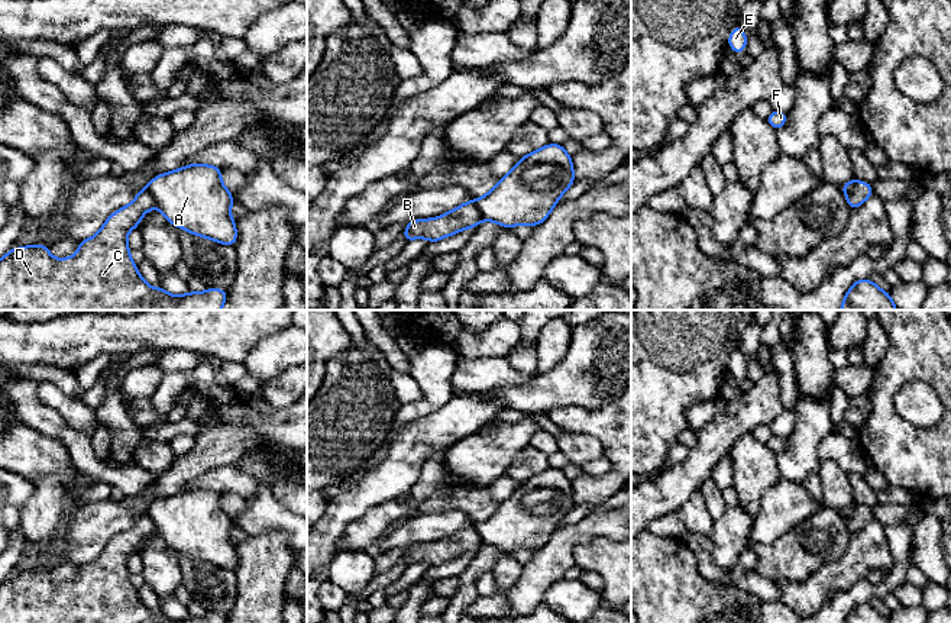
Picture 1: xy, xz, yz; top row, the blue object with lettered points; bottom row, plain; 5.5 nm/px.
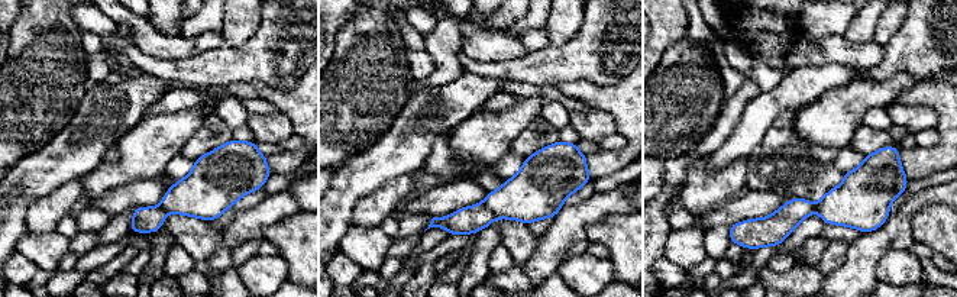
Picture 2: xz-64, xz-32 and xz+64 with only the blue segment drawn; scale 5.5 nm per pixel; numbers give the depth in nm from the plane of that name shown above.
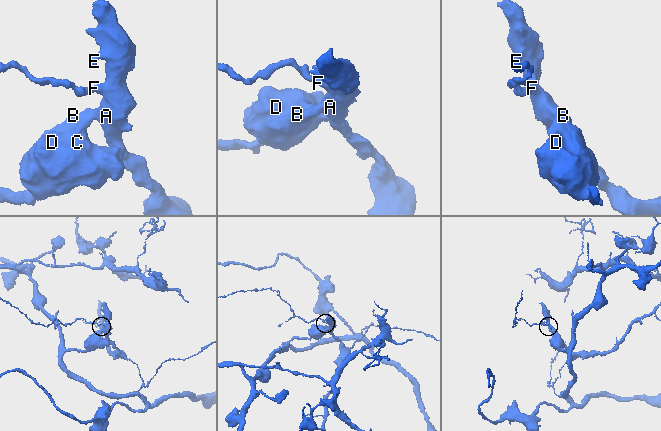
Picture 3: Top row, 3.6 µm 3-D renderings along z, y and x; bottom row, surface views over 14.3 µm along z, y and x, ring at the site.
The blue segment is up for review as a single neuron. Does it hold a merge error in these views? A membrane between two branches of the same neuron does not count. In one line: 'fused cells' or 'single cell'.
fused cells

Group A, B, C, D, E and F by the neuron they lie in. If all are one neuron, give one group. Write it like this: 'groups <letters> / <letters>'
groups A E F / B C D

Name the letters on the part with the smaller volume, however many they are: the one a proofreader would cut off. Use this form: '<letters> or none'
A, E, F

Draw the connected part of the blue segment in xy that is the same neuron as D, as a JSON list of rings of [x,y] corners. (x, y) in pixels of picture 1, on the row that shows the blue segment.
[[[148,187],[138,191],[135,200],[111,213],[93,238],[78,243],[74,256],[61,261],[49,254],[46,245],[12,248],[0,259],[0,310],[221,310],[227,290],[210,287],[204,293],[188,291],[184,296],[172,296],[162,287],[152,288],[140,277],[138,265],[130,258],[126,238],[132,229],[139,227],[142,216],[153,206],[155,200]]]

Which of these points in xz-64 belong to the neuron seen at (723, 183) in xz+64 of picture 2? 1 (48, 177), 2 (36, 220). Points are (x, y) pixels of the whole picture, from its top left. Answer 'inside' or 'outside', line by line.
1: outside
2: inside

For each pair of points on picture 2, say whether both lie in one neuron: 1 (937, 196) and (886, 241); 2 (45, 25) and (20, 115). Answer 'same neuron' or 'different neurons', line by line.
1: same neuron
2: same neuron

